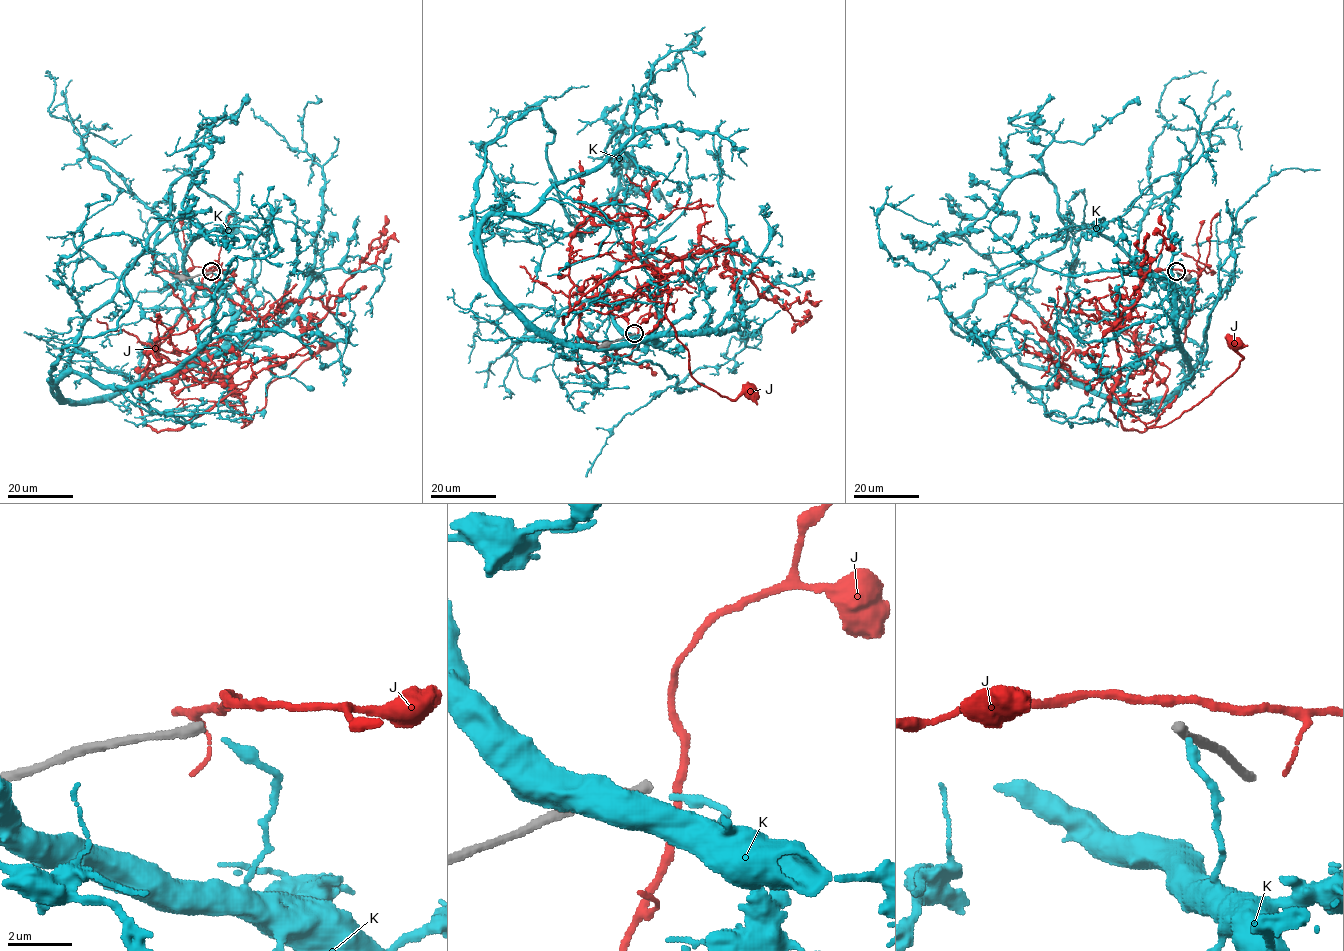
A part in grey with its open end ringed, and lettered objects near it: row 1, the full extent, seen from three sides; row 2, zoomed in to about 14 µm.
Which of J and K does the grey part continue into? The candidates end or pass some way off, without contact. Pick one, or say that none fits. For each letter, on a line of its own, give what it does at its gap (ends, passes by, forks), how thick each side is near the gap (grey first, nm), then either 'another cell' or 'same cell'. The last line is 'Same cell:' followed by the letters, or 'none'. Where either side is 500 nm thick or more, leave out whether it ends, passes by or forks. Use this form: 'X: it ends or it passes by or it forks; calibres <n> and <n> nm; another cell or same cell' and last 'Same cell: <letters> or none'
J: it passes by; calibres 320 and 240 nm; another cell
K: it ends; calibres 320 and 240 nm; another cell
Same cell: none

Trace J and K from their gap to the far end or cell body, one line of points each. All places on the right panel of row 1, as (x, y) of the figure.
J: (1176, 270), (1198, 274), (1185, 339), (1151, 370), (1099, 378), (1161, 427), (1233, 373), (1232, 343)
K: (1177, 273), (1189, 375), (1119, 401), (951, 329), (1064, 245), (1043, 173), (963, 231), (901, 233)

